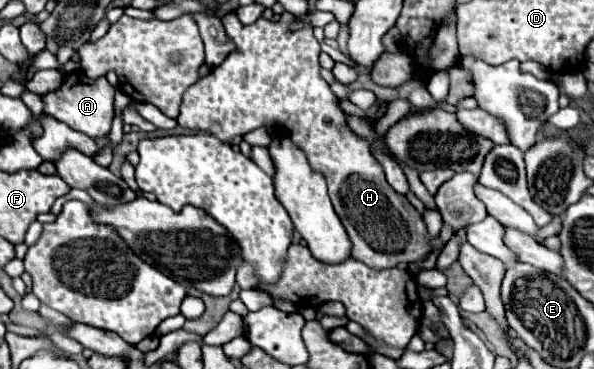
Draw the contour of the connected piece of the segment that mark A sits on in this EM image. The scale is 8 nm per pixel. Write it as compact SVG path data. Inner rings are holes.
M72 72L64 78L64 84L58 90L52 90L44 96L44 110L46 114L58 118L60 122L68 124L74 130L80 130L88 136L106 136L110 132L112 120L114 120L114 86L104 78L86 78L80 76L80 72Z

